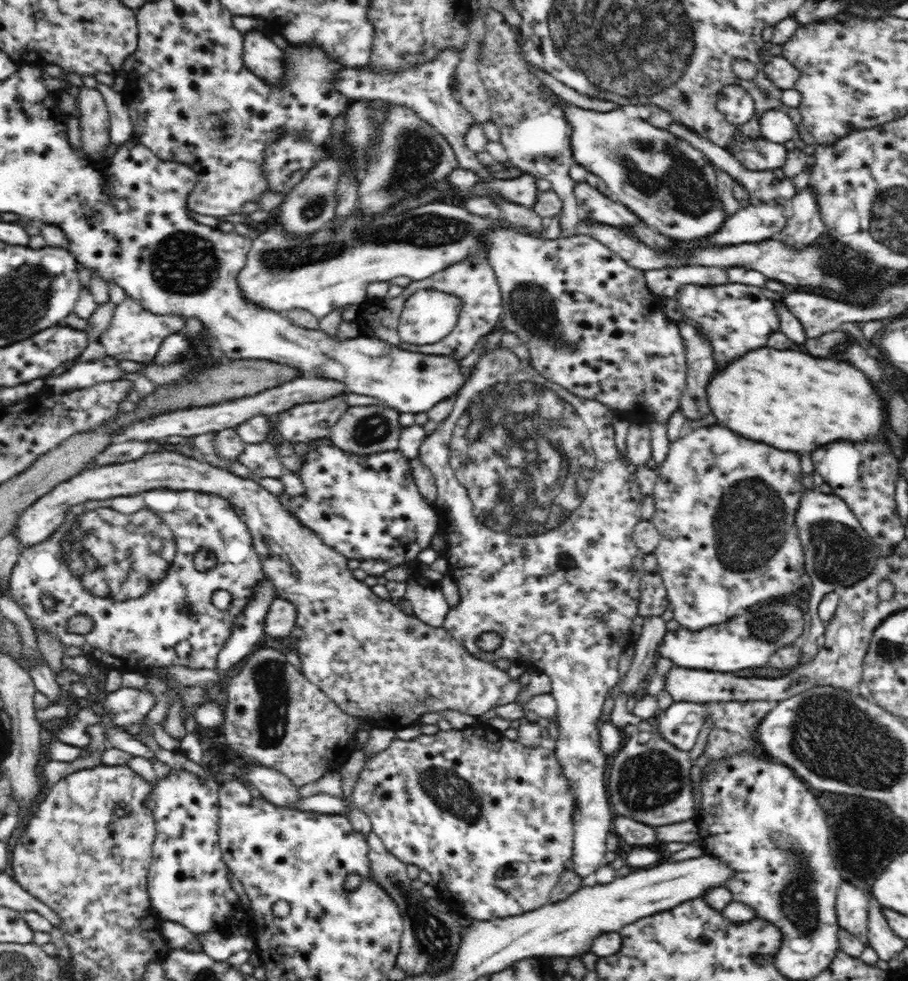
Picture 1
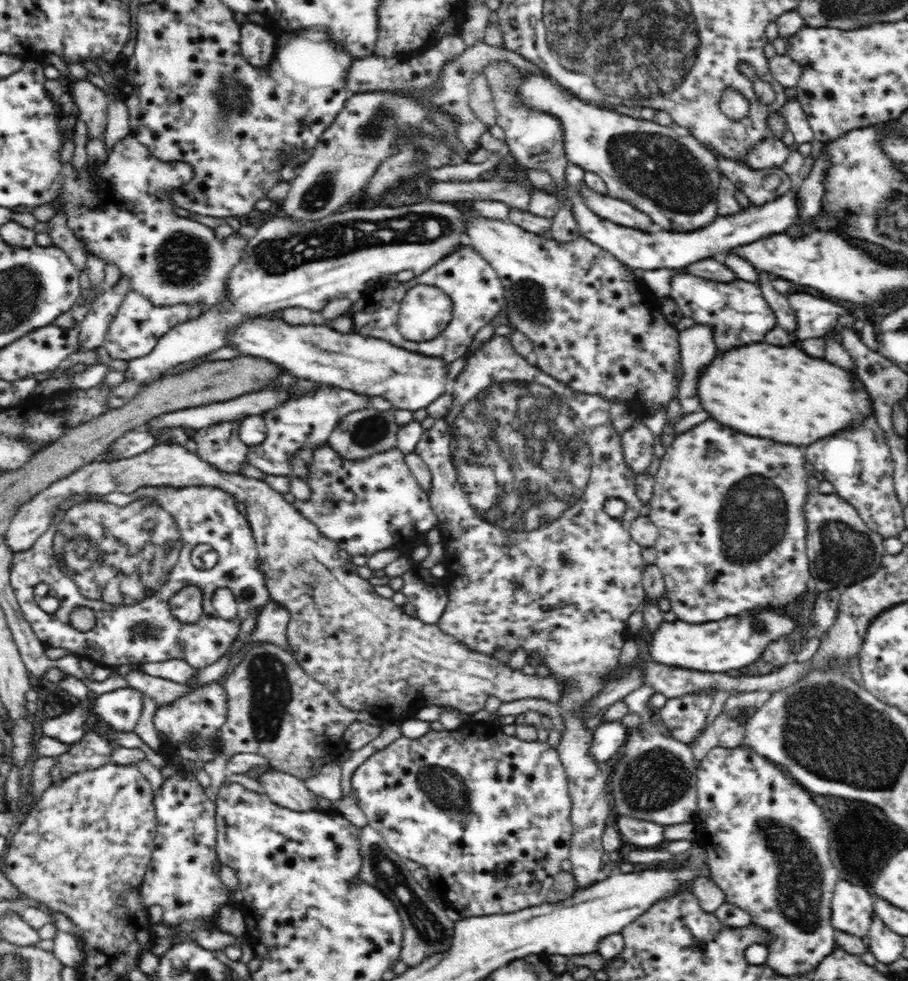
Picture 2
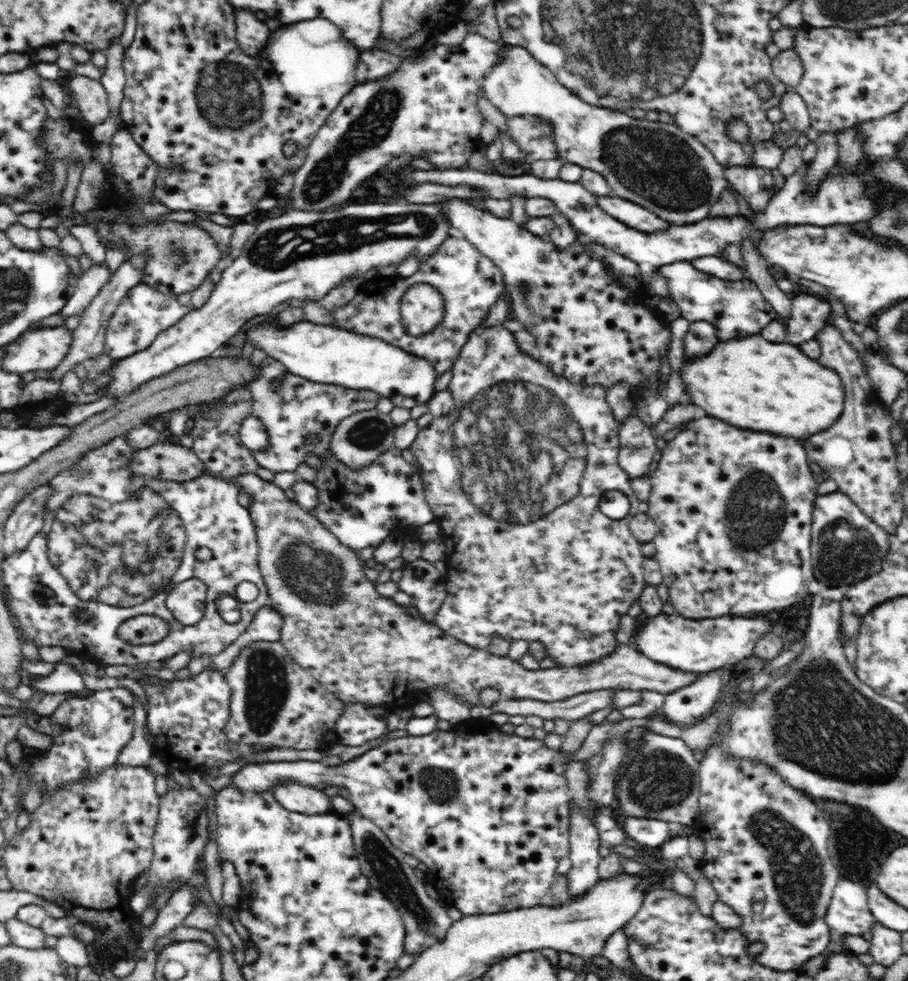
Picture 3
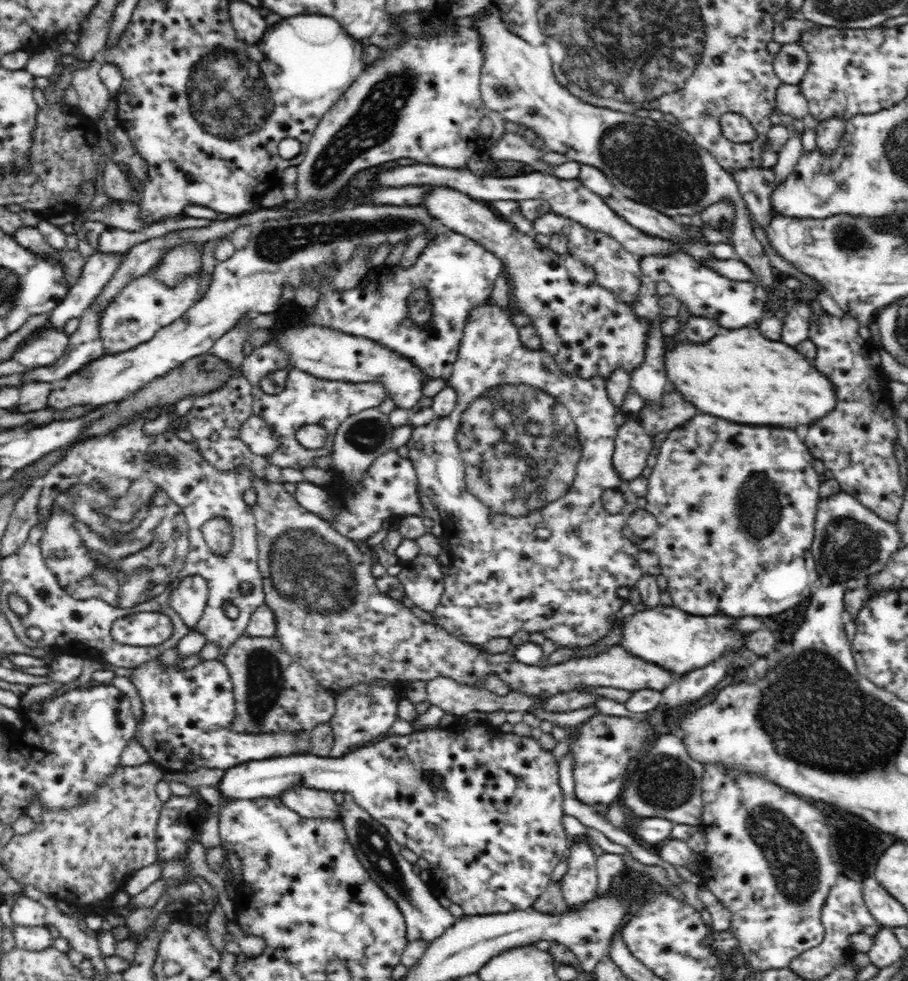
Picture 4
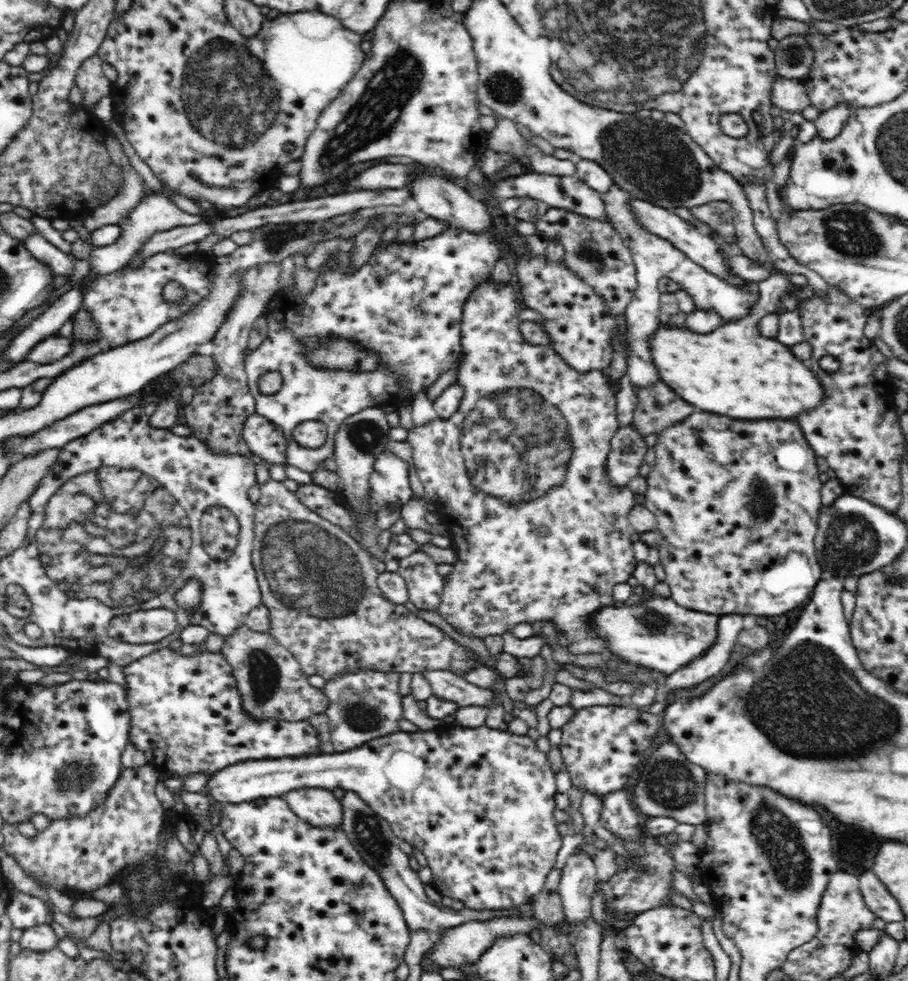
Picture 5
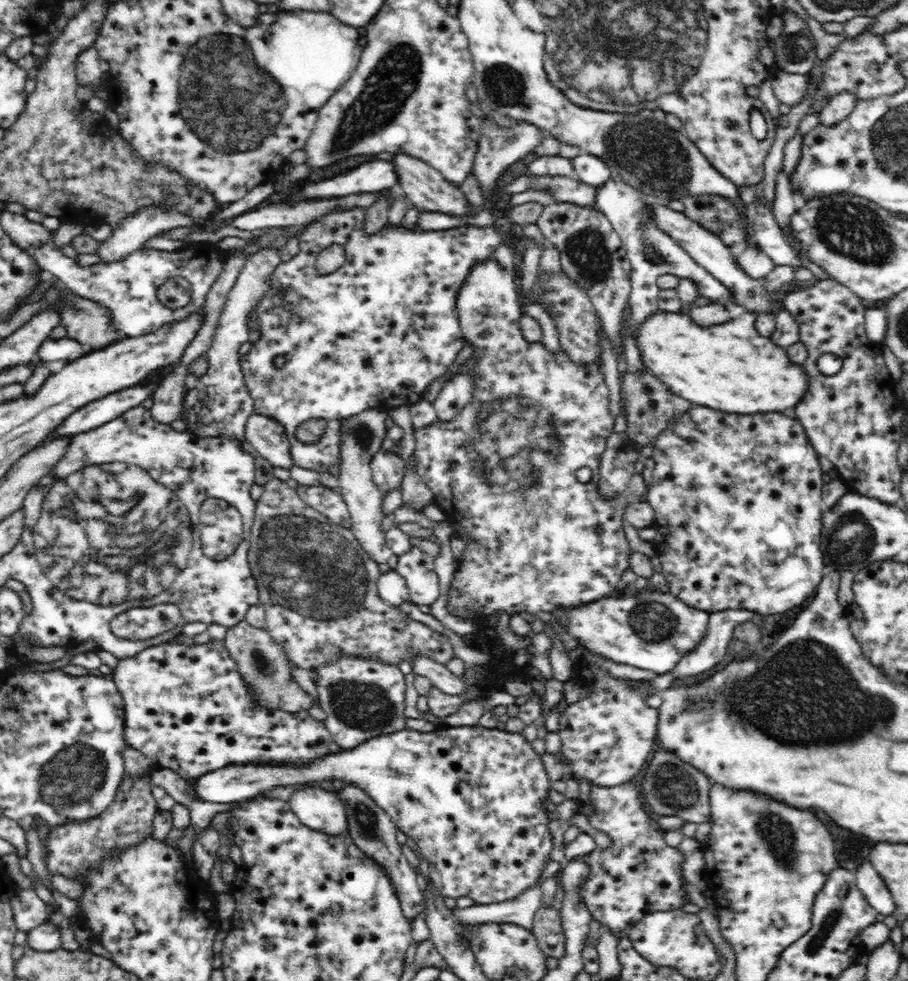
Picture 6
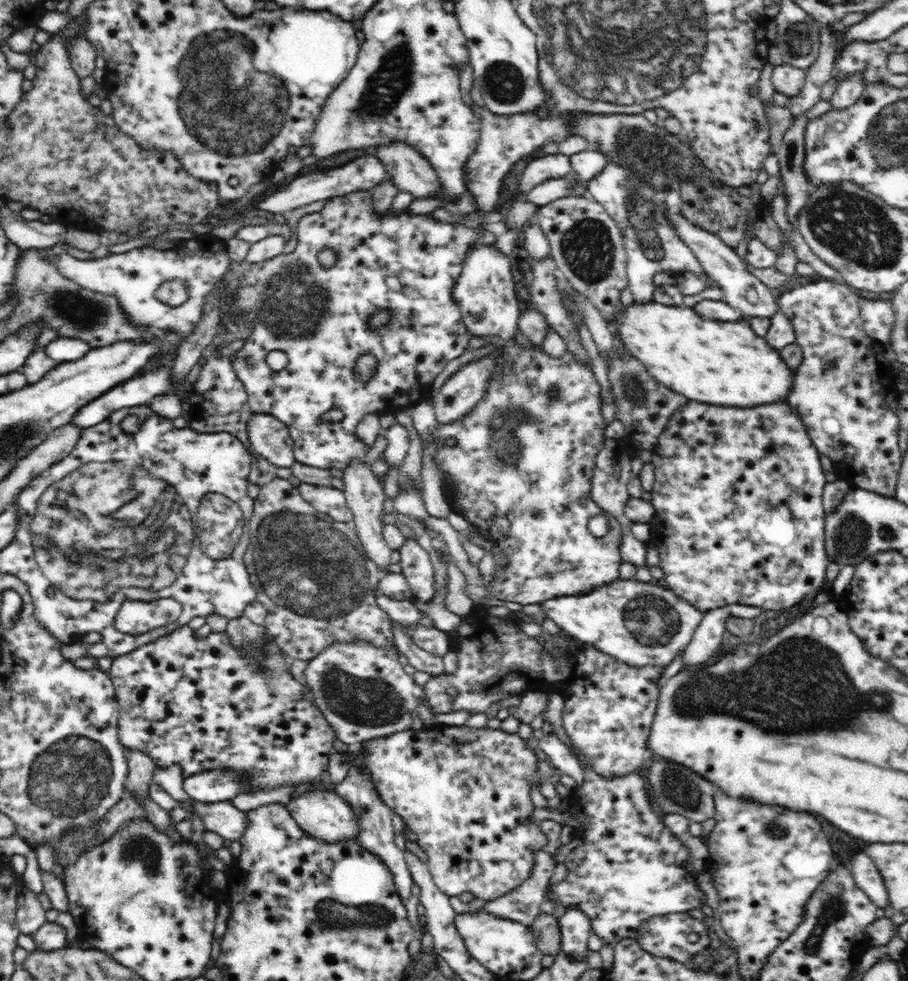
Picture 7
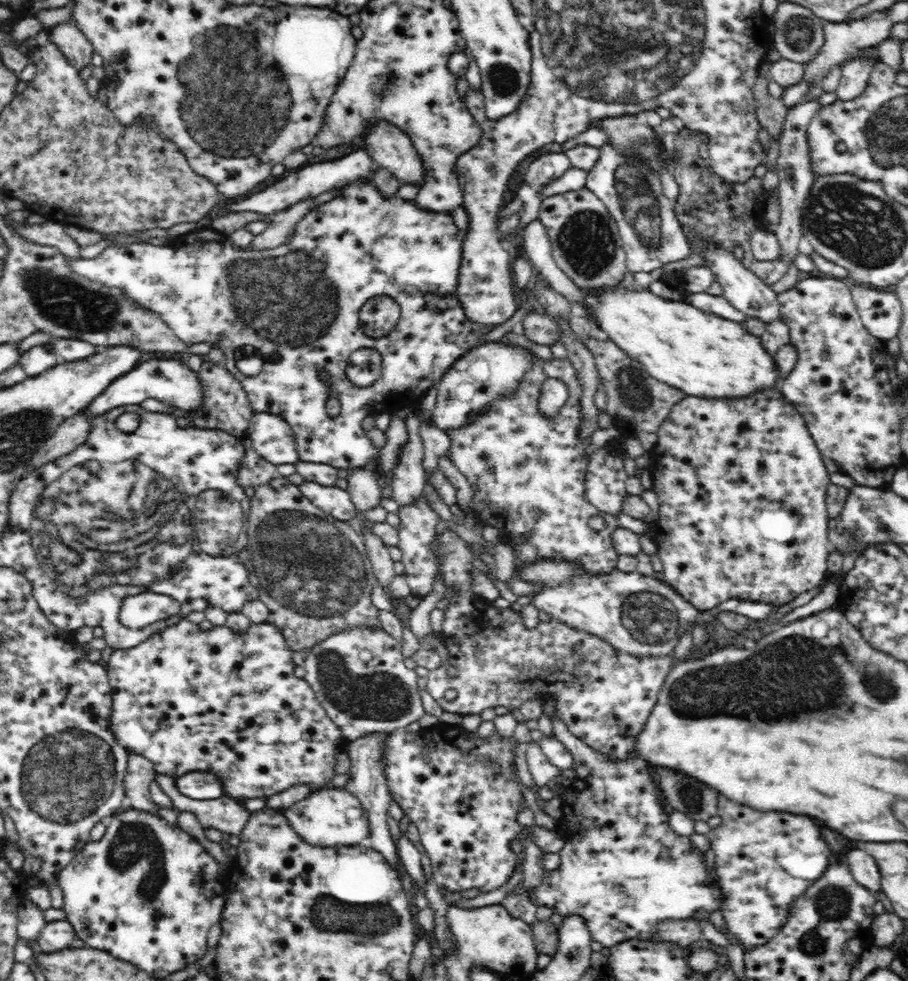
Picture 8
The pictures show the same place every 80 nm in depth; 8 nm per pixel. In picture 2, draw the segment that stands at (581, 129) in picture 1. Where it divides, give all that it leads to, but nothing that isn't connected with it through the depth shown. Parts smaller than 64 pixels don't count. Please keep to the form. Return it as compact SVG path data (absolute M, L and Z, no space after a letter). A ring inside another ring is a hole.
M522 72L522 75L524 75L524 80L522 80L522 84L520 84L518 92L516 92L518 101L520 101L524 107L530 107L530 109L534 109L534 111L542 111L558 118L558 122L562 123L562 142L564 143L566 158L570 163L578 165L585 171L593 172L594 174L600 176L600 178L603 178L603 181L608 187L608 197L630 202L630 205L634 206L634 208L642 211L642 213L646 213L646 215L650 217L650 220L652 220L652 223L662 227L662 231L686 233L698 231L706 226L709 226L710 224L713 224L714 220L719 218L719 215L717 214L717 190L722 174L718 168L717 158L714 153L706 148L705 145L702 145L698 139L694 138L691 134L687 134L674 125L662 126L654 123L653 121L648 121L642 118L636 119L630 117L629 115L618 113L614 110L602 108L602 106L586 103L583 99L579 99L571 91L554 81L554 79L552 79L549 75L546 75L546 73L529 74L529 72Z

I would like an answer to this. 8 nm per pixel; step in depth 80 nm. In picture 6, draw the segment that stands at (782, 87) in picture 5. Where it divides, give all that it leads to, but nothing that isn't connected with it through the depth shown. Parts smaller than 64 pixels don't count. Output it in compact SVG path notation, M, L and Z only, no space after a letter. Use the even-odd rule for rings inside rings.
M775 68L771 80L771 87L776 98L786 106L796 106L804 100L808 76L804 74L790 74Z

